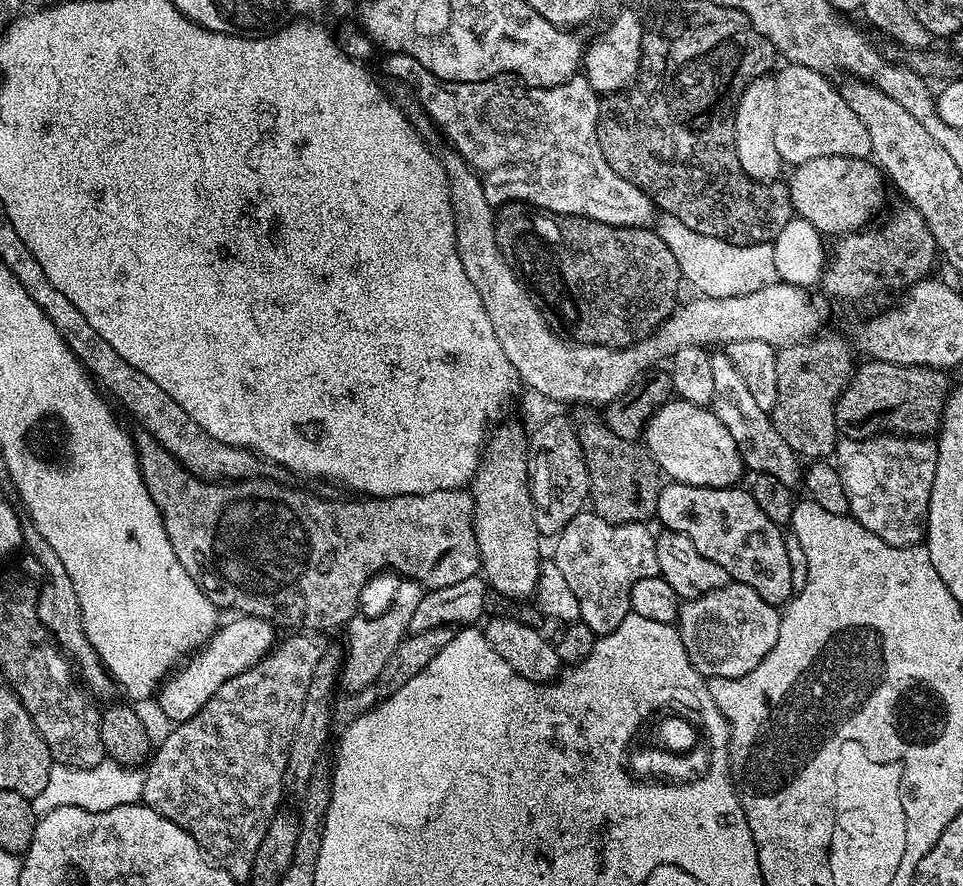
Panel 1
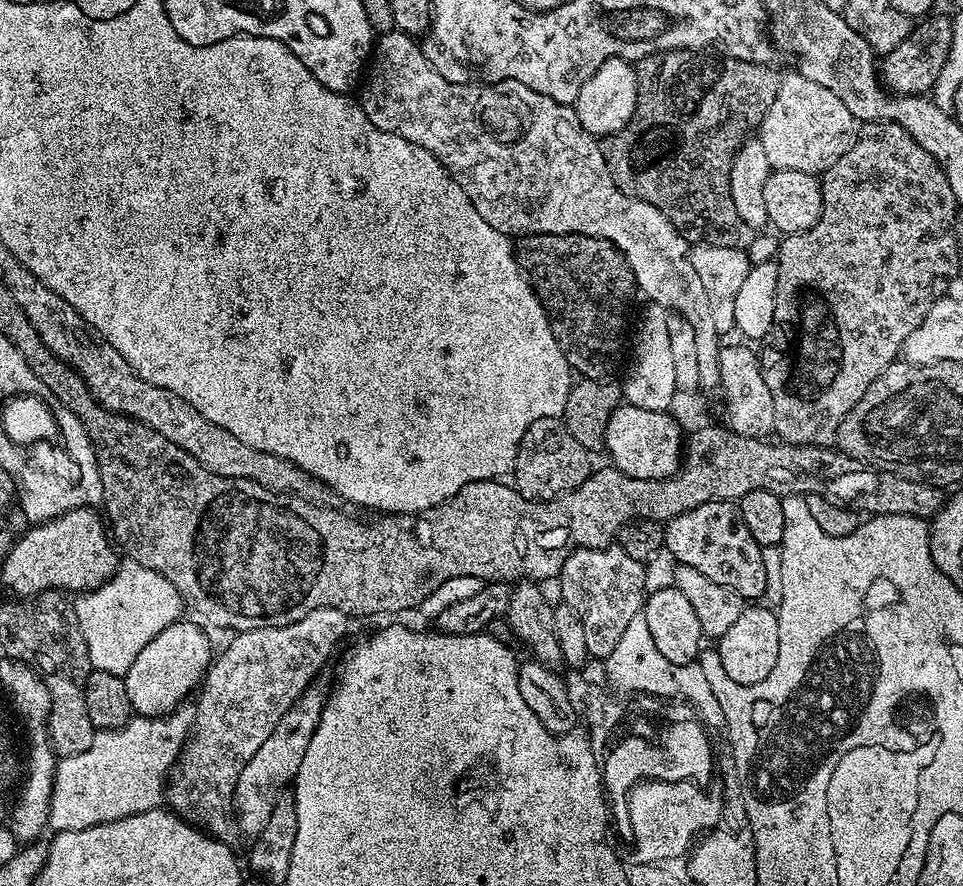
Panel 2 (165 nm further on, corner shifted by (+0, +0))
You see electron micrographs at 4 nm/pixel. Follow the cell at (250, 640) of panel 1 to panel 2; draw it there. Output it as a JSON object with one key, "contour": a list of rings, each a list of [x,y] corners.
{"contour":[[[187,618],[167,624],[166,630],[150,638],[146,646],[142,646],[138,658],[132,659],[130,670],[124,672],[123,678],[135,715],[162,718],[173,713],[178,704],[201,687],[204,677],[208,675],[208,666],[214,659],[214,651],[207,634],[203,632],[205,629],[196,624],[191,624]]]}

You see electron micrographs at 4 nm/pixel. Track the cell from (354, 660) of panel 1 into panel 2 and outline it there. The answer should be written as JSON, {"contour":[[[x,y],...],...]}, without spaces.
{"contour":[[[317,686],[305,689],[303,695],[296,700],[290,708],[275,724],[269,738],[262,742],[256,754],[244,764],[240,771],[238,782],[235,784],[233,807],[235,810],[238,830],[254,838],[262,832],[270,820],[270,813],[277,805],[278,798],[295,781],[296,774],[301,768],[302,759],[305,758],[309,748],[310,738],[317,730],[321,720],[321,709],[324,706],[325,695]]]}

